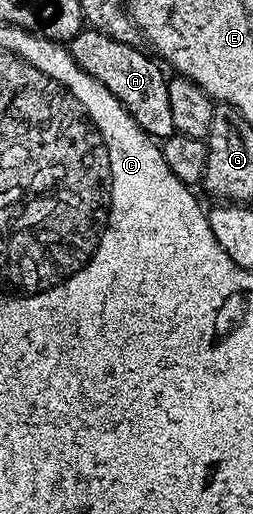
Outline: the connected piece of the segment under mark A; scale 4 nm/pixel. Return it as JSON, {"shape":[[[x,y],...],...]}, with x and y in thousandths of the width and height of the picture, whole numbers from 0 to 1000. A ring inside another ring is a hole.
{"shape":[[[328,54],[296,74],[281,74],[269,95],[296,125],[368,156],[387,156],[427,179],[443,179],[443,187],[490,202],[522,233],[569,249],[581,265],[609,272],[652,272],[696,259],[676,204],[664,202],[660,146],[640,146],[644,130],[573,95],[474,86],[474,78],[443,78],[443,70],[411,70],[411,62],[368,54]]]}

